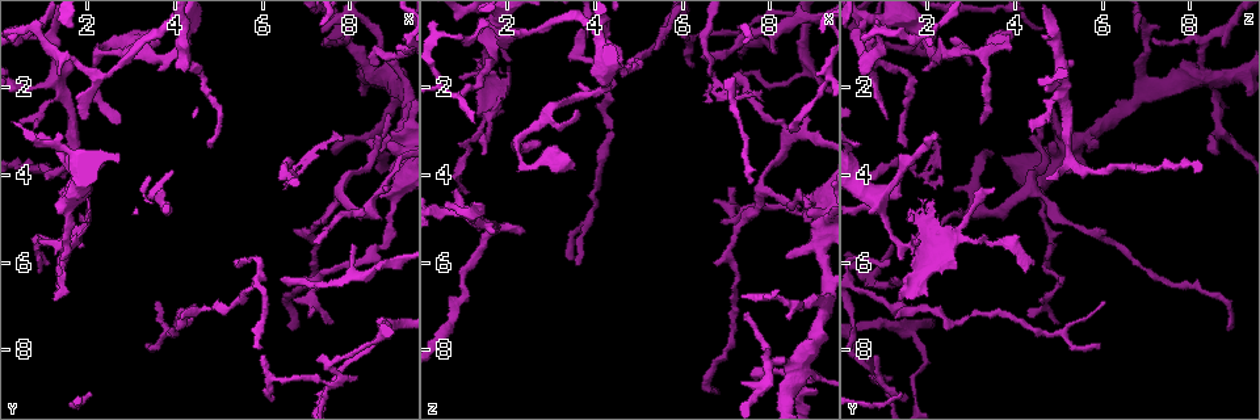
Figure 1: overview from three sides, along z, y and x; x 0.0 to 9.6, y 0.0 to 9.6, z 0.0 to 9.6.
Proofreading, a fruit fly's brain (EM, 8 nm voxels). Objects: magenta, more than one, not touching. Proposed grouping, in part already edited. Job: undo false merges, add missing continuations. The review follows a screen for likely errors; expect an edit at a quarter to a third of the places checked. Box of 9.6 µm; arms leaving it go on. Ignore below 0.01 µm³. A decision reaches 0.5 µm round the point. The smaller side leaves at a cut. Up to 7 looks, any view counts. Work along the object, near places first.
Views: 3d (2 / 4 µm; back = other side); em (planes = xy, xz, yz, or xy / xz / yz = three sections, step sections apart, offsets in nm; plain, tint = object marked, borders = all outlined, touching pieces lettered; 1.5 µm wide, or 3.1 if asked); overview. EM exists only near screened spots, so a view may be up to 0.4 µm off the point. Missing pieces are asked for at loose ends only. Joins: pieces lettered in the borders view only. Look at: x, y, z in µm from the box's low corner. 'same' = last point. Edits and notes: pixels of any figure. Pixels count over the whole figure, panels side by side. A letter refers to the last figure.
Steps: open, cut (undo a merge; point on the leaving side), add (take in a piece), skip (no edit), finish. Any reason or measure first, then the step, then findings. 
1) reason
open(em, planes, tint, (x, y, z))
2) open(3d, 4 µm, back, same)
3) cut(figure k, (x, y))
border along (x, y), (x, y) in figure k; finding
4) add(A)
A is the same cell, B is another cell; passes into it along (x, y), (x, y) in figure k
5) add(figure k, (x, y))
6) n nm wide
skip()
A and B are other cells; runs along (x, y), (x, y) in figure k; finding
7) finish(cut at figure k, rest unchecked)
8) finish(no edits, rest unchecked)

free end
open(em, planes, borders, (7.50, 3.45, 8.55))

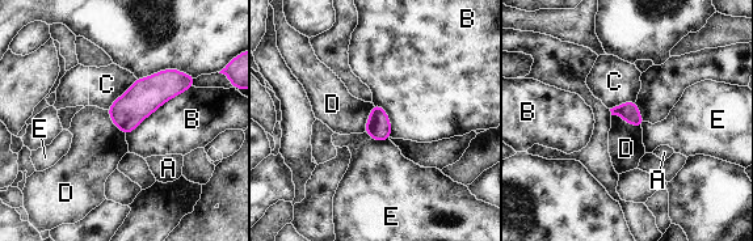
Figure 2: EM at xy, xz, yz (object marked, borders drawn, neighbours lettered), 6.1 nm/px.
skip()
A, B, C, D and E are other cells; border along (611, 114), (618, 114), (640, 127) in figure 2; none of them fits

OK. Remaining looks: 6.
branch stops here
open(3d, 4 µm, (8.45, 3.15, 5.90))

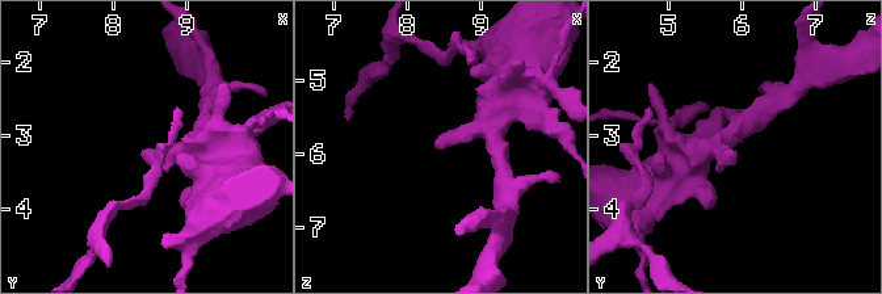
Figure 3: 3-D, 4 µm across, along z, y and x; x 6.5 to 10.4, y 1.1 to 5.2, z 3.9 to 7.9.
now the EM
open(em, planes, borders, (8.35, 3.20, 5.85))

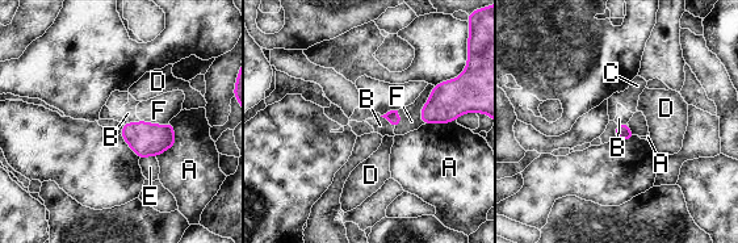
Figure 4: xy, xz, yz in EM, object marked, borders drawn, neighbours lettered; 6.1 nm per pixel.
skip()
A, B, C, D, E and F are other cells; border along (139, 120), (124, 124) in figure 4; none of them fits

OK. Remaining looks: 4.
an open end
open(3d, 2 µm, (7.35, 0.75, 6.70))

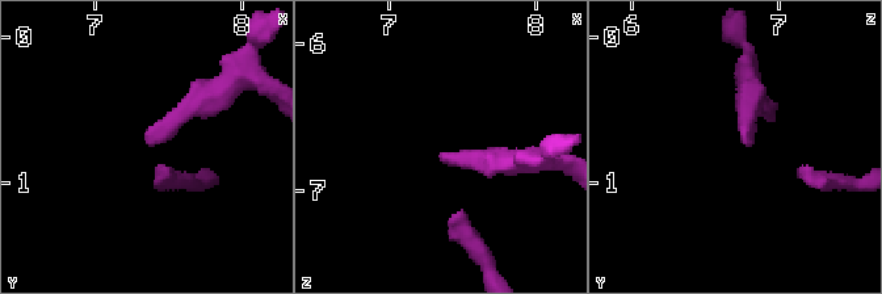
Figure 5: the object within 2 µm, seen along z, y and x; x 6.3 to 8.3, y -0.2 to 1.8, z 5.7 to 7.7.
open(em, planes, borders, (7.38, 0.68, 6.76))

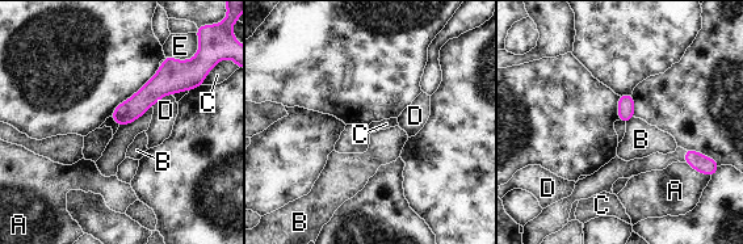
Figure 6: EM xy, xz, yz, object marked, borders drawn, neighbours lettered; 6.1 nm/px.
skip()
A, B, C, D and E are other cells; runs along (185, 75), (164, 81), (116, 117) in figure 6; no lettered piece goes on from it

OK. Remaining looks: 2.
finish(no edits, rest unchecked)

